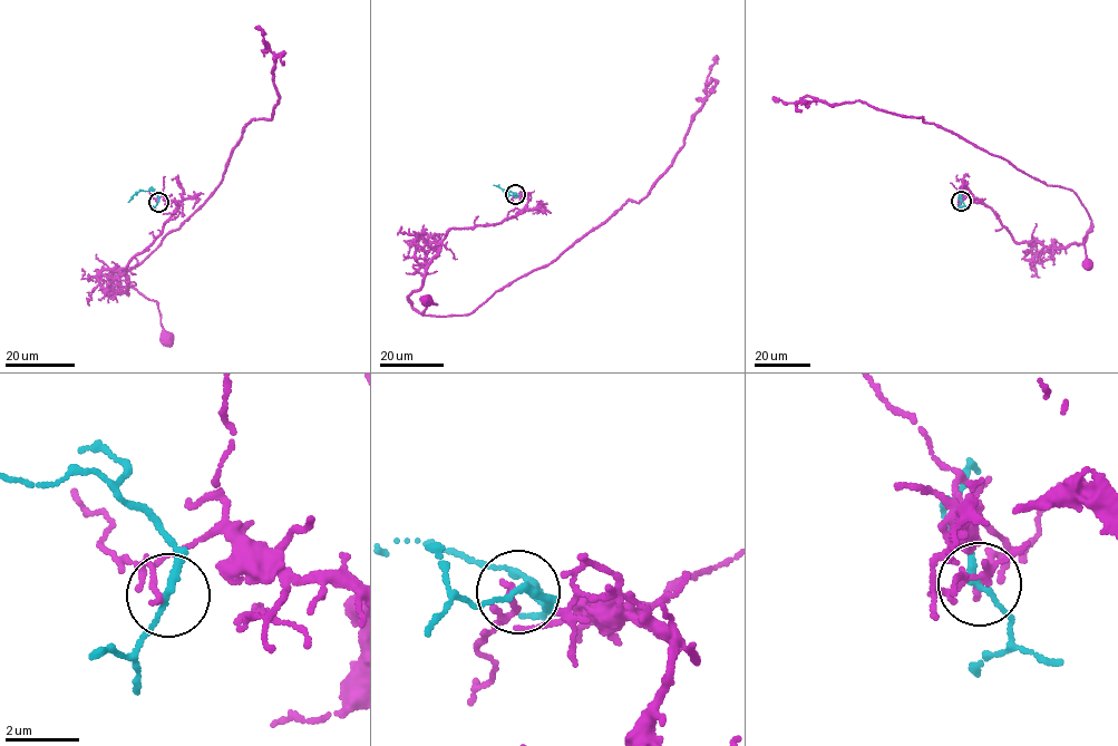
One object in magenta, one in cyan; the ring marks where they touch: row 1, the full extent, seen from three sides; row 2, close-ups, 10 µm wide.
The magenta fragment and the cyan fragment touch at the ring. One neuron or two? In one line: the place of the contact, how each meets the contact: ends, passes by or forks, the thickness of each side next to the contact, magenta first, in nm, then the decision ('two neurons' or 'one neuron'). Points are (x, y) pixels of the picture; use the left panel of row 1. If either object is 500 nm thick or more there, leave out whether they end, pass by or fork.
(158, 202) | magenta ends | cyan passes by | 130/160 nm | two neurons

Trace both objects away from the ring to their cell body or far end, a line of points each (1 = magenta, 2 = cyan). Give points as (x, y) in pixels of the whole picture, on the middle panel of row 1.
1: (514, 194), (528, 199), (513, 216), (448, 231), (408, 299), (423, 315), (436, 304), (426, 300)
2: (515, 194), (493, 185)

